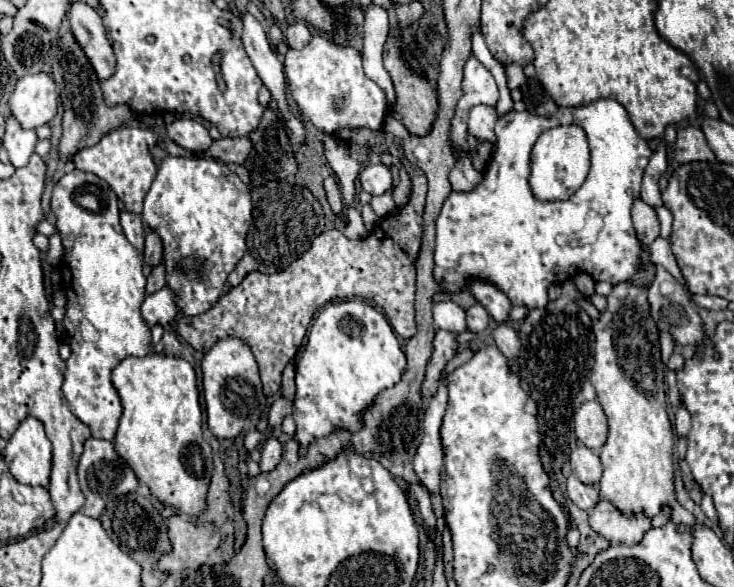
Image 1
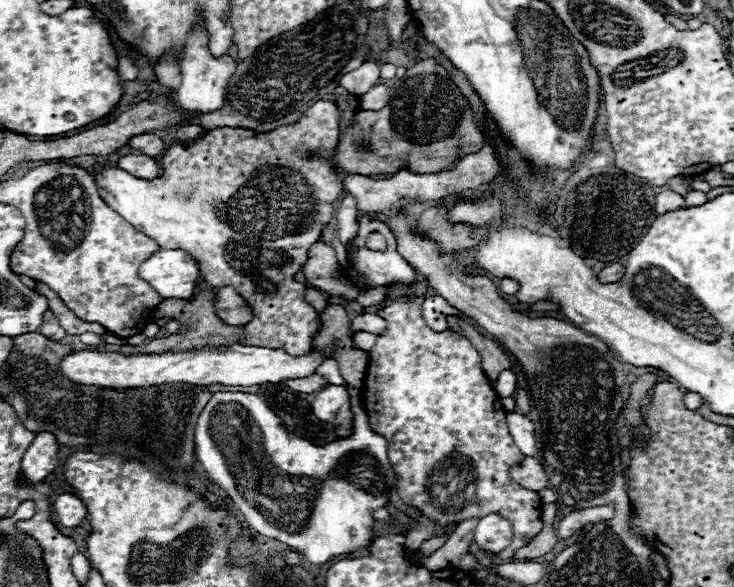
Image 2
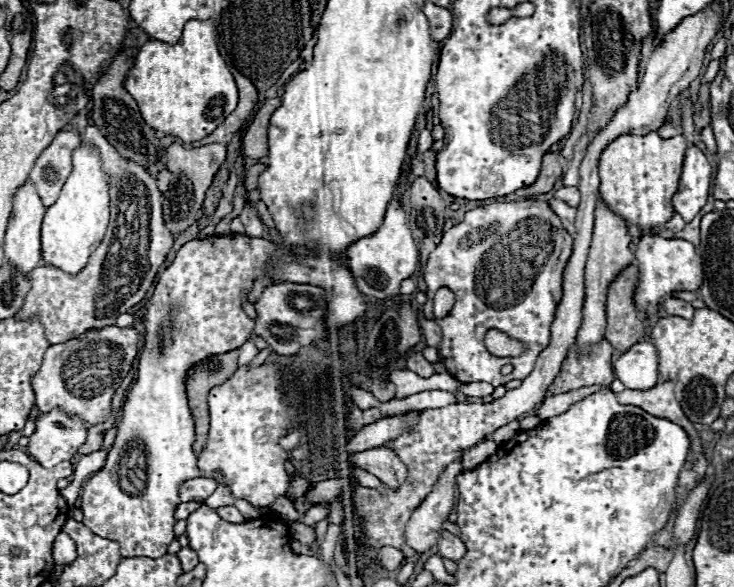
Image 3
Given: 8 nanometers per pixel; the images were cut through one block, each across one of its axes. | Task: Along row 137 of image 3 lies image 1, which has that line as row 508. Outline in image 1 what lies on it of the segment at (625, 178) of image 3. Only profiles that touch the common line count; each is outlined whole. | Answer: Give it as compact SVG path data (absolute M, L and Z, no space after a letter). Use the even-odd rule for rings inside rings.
M626 280L612 288L606 302L606 310L592 322L596 350L590 374L590 382L610 426L608 440L600 450L600 462L604 466L600 496L622 512L644 510L650 518L658 514L662 504L670 504L674 508L672 520L692 528L698 520L674 498L674 434L662 388L666 366L660 360L660 332L650 316L648 290Z

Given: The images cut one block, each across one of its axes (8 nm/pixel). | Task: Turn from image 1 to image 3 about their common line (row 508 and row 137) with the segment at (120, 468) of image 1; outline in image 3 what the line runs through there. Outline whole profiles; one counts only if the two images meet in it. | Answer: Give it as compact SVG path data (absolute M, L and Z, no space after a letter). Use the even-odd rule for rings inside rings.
M86 126L82 142L98 146L104 170L110 174L110 224L86 268L76 276L56 266L38 266L30 272L30 290L24 306L16 312L16 320L38 318L50 344L62 344L88 330L116 324L120 314L128 312L146 296L174 244L174 234L164 220L166 198L158 190L156 180L140 164L120 158L96 126Z

